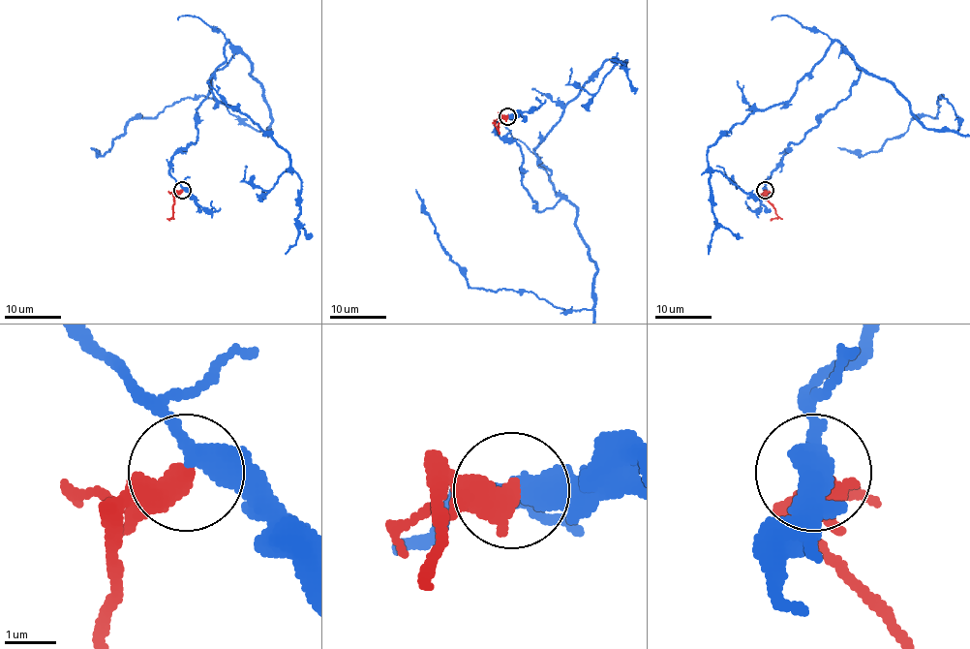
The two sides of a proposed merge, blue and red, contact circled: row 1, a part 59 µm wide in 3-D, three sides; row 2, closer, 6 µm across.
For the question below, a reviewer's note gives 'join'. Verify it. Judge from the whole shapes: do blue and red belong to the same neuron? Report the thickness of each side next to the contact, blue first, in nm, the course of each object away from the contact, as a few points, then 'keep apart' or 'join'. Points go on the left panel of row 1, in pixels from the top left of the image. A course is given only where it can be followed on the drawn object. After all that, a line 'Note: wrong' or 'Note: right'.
360 nm thick on the blue side, 550 nm on the other; red runs (182, 190), (175, 197), (172, 216), (166, 218); join
Note: right

